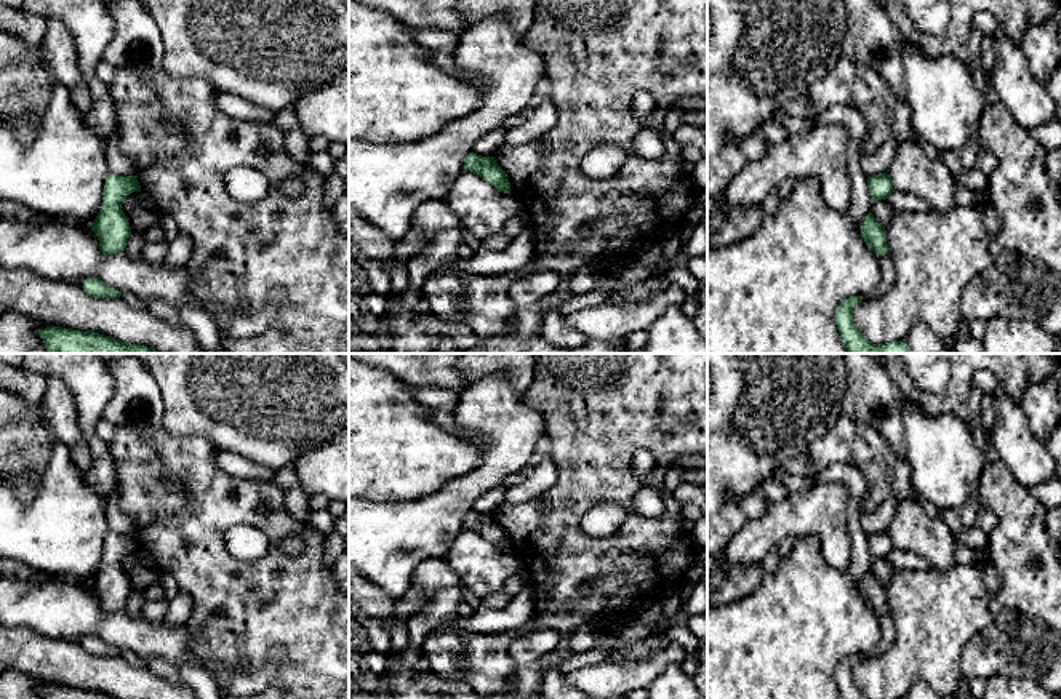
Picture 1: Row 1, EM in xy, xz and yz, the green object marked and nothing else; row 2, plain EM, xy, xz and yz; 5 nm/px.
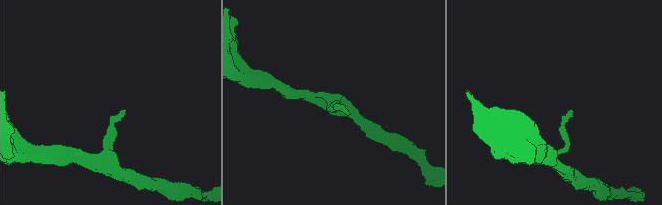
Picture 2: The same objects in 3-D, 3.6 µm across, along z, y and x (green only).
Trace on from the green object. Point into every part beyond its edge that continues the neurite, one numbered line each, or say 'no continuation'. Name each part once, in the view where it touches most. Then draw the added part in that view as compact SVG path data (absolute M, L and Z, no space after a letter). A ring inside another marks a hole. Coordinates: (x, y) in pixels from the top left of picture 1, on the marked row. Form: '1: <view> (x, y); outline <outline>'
no continuation

